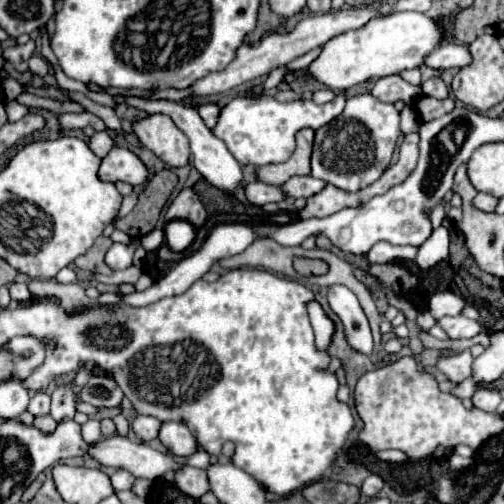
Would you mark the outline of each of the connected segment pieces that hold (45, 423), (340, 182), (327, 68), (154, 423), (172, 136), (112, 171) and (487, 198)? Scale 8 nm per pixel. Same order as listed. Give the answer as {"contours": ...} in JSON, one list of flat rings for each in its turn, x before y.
{"contours":[[[51,415,38,416,34,418,33,424,39,428,42,432,53,432,55,430,57,423,51,417]],[[371,94,353,96,347,100,343,114,315,130,311,176,327,180,327,184,343,192,357,192,379,180,379,176,387,170,399,134,401,134,399,112,395,110,393,104,375,100]],[[391,12,369,20,363,28,341,32,323,44,321,54,307,66,307,74,333,92,347,90,355,84,399,74,423,64,423,56,443,44,443,28,433,18,419,12]],[[139,414,139,416,133,420,133,424,131,424,135,436,141,438,143,442,149,442,149,440,157,438,159,426,161,426,161,422,159,422,157,418,153,418,153,416,141,416,141,414]],[[151,114,133,122,133,132,141,144,155,152,169,166,185,166,189,162,189,140,165,114]],[[113,146,113,150,101,160,97,176,103,182,111,182,111,184,127,182,135,188,147,184,151,172,135,152,131,152,125,146]],[[477,194,475,200,473,200,473,204,475,204,475,208,479,208,479,210,493,212,493,210,497,208,497,204,499,204,499,198,495,198,495,196,491,196,491,194]]]}

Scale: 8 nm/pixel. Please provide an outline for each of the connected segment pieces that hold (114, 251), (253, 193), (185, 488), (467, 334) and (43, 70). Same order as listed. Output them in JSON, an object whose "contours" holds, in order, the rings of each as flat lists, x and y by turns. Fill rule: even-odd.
{"contours":[[[133,238,129,244,113,244,107,254,105,254,105,264,111,270,123,270,129,268,133,262,133,254,137,250,137,246,141,246,141,242,137,238]],[[251,182,245,188,245,196,253,206,263,206,267,202,281,202,285,196,277,186,269,186,263,182]],[[183,466,179,472,175,472,175,486,191,498,201,498,209,490,205,470,193,466]],[[445,316,439,320,439,326,447,332,449,338,471,338,481,332,481,326,475,320,469,320,467,316]],[[31,56,29,70,35,72,35,74,39,74,39,76,45,76,49,72,49,62,43,56]]]}

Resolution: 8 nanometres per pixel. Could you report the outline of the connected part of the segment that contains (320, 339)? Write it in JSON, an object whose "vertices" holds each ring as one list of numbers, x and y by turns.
{"vertices":[[311,300,307,304,309,310,309,318,311,318,311,326,315,332,315,346,321,352,327,352,331,342,333,342,333,334,335,334,335,322,327,316,327,312,323,310,323,306,317,300]]}

